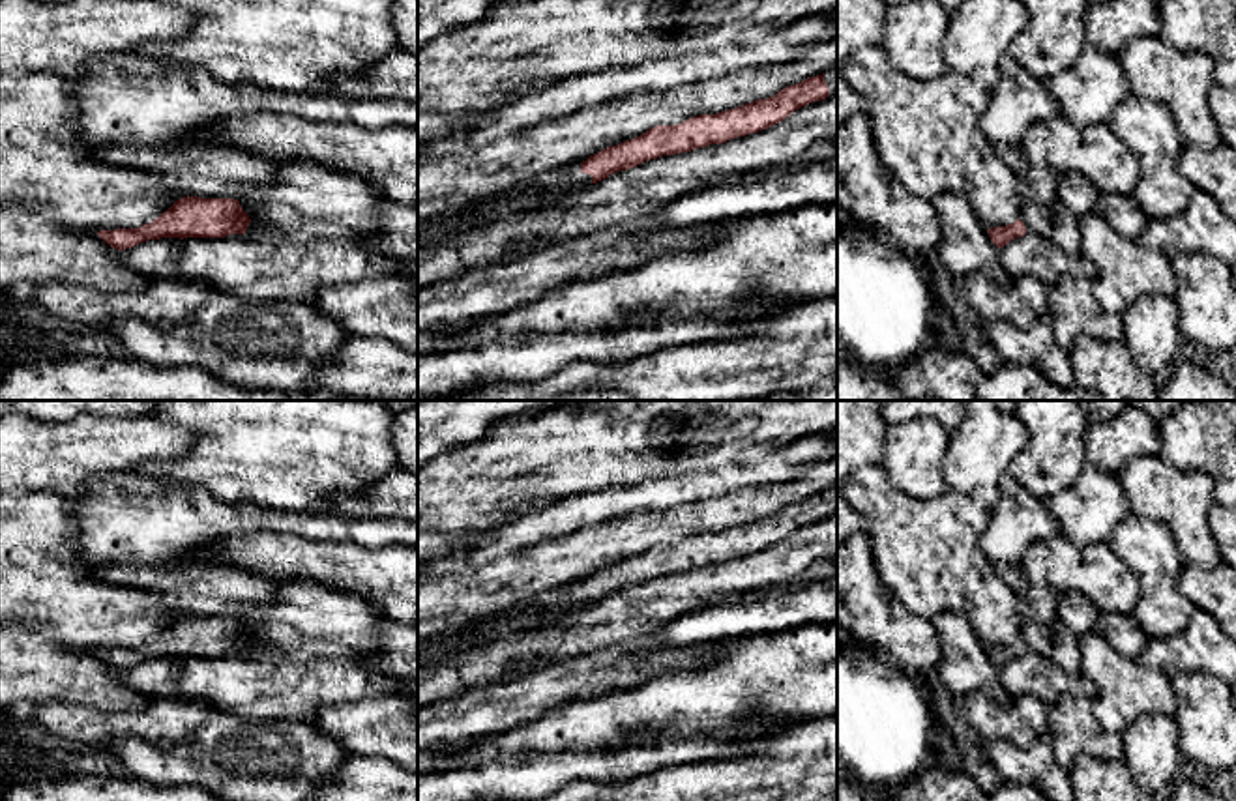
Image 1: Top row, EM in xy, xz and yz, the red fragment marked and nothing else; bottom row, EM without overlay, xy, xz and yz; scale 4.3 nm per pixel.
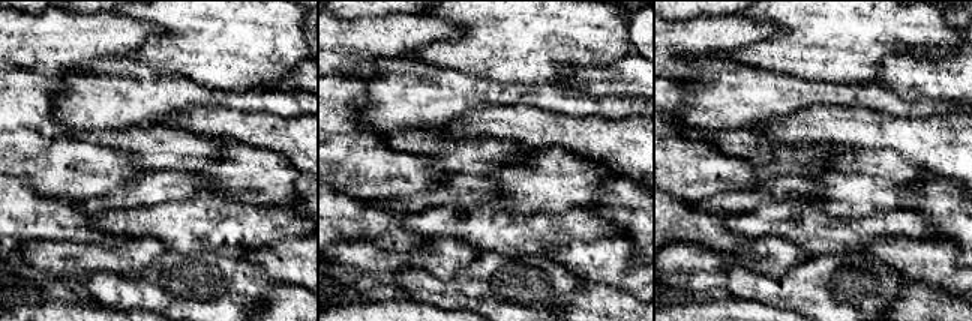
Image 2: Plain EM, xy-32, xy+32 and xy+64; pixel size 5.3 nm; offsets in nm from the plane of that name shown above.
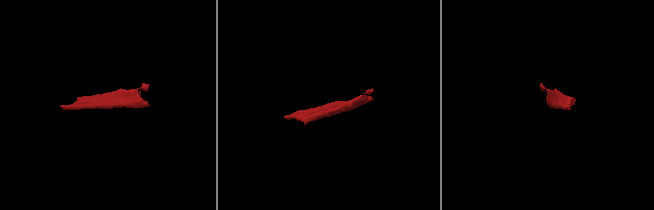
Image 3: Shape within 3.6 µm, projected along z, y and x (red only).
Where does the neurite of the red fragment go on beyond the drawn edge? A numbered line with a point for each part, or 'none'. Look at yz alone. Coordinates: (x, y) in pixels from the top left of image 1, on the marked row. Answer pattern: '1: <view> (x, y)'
1: yz (1036, 218)

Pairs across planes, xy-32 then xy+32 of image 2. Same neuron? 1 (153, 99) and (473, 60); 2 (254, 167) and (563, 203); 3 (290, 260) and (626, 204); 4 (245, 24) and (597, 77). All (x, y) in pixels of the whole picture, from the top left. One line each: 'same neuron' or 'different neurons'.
1: different neurons
2: same neuron
3: different neurons
4: different neurons

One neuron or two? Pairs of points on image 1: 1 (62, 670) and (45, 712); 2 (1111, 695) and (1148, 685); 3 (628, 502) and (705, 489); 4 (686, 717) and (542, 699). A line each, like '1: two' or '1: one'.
1: two
2: one
3: one
4: two

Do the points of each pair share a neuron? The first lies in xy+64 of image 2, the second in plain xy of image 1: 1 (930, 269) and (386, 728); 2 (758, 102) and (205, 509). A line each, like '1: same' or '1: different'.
1: same
2: same

